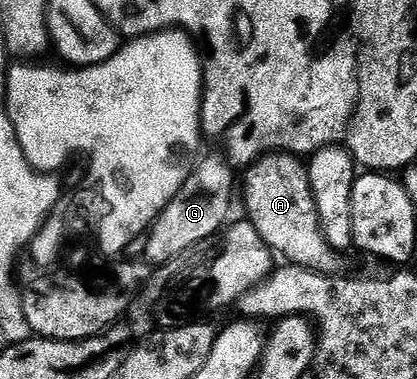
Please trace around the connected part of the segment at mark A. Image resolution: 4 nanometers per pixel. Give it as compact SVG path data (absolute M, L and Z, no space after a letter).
M273 152L256 159L242 178L247 221L260 230L273 255L280 254L293 266L321 272L335 271L337 251L320 231L317 202L312 198L307 165L295 154Z

